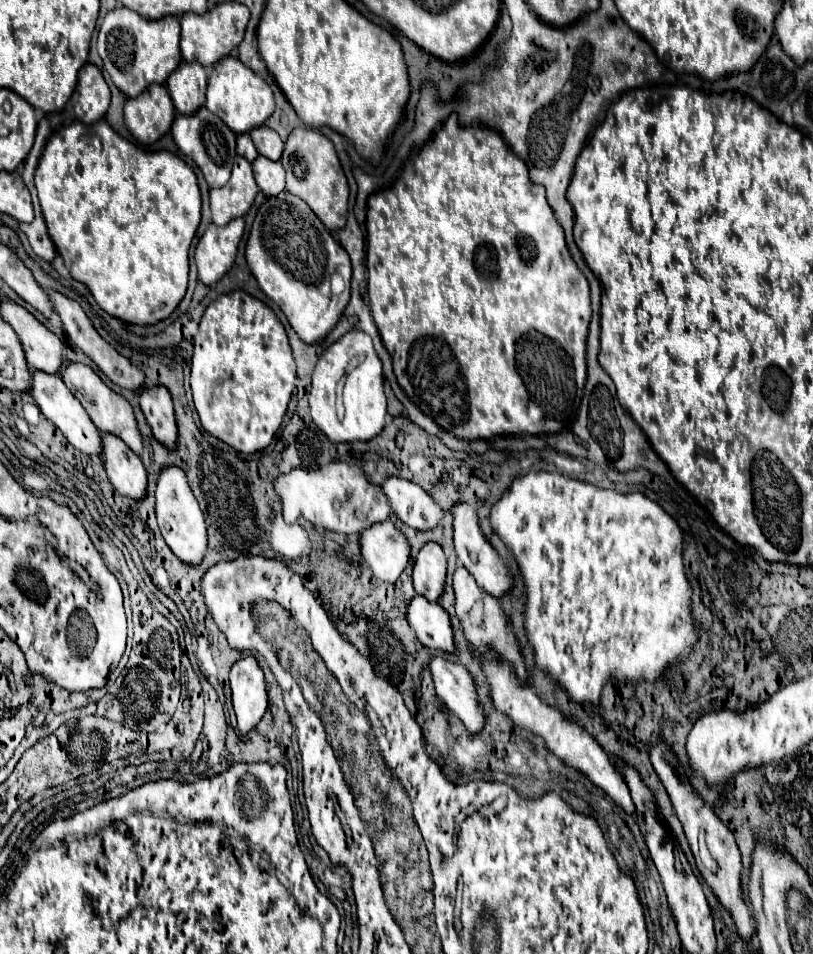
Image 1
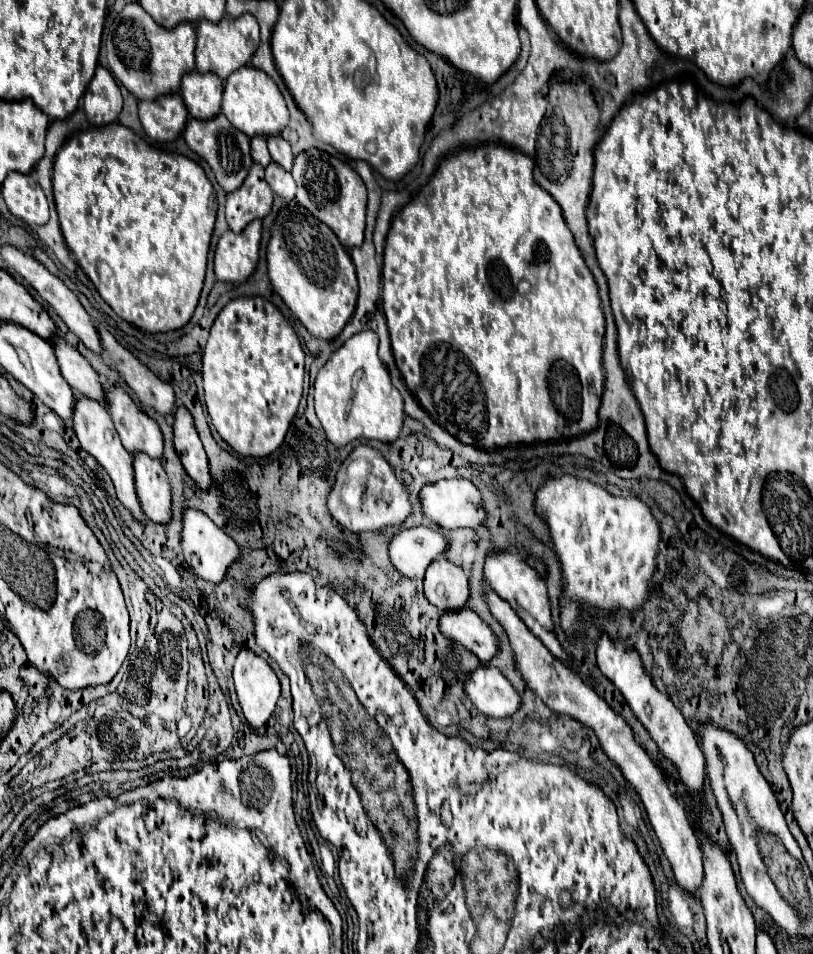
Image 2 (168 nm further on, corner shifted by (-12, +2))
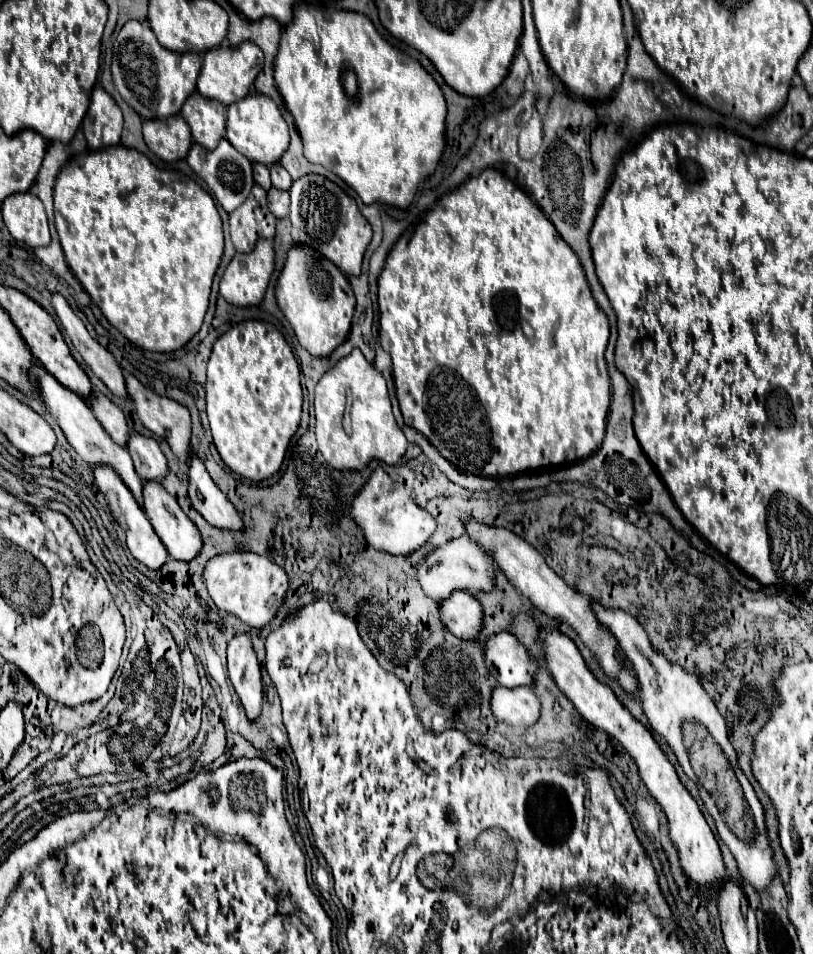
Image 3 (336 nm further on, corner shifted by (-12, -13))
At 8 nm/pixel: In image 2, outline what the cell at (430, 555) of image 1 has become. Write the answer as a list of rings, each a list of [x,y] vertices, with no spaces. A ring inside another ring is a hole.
[[[437,558],[425,572],[425,596],[439,610],[463,608],[469,598],[467,576],[447,558]]]

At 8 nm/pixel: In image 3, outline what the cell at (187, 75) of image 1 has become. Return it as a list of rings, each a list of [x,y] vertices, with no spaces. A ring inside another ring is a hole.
[[[197,91],[185,101],[181,115],[189,123],[195,143],[213,151],[225,137],[225,113],[227,107],[215,99],[205,99]]]

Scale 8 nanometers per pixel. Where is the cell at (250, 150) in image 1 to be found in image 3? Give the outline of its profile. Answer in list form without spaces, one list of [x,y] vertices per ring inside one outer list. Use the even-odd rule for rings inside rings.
[[[253,163],[253,179],[259,187],[269,191],[271,181],[269,181],[269,169],[267,167],[261,167],[261,163]]]

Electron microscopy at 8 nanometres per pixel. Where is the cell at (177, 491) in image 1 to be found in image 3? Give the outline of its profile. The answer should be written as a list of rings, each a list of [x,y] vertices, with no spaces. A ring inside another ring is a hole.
[[[245,551],[213,557],[203,571],[203,581],[215,605],[239,617],[249,627],[263,627],[271,623],[289,589],[287,573],[279,565],[275,565],[269,557],[257,553],[245,553]]]

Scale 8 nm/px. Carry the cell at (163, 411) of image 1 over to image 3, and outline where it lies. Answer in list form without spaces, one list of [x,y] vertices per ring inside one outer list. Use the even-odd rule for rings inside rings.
[[[191,455],[189,459],[189,497],[191,505],[213,527],[229,531],[243,529],[241,515],[237,513],[233,503],[225,497],[225,493],[221,493],[221,489],[213,483],[197,455]]]

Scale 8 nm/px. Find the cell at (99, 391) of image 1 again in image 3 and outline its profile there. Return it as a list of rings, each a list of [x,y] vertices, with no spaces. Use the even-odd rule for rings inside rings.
[[[133,433],[127,451],[131,453],[135,471],[143,481],[161,481],[167,475],[167,459],[155,439]]]

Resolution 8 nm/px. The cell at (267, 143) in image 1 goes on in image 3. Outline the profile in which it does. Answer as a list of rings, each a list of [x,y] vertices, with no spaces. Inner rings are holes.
[[[275,163],[273,167],[269,167],[269,171],[271,171],[271,183],[273,183],[275,189],[281,189],[281,191],[289,191],[289,189],[291,189],[293,179],[291,179],[291,175],[287,173],[285,167],[281,167],[279,163]]]

